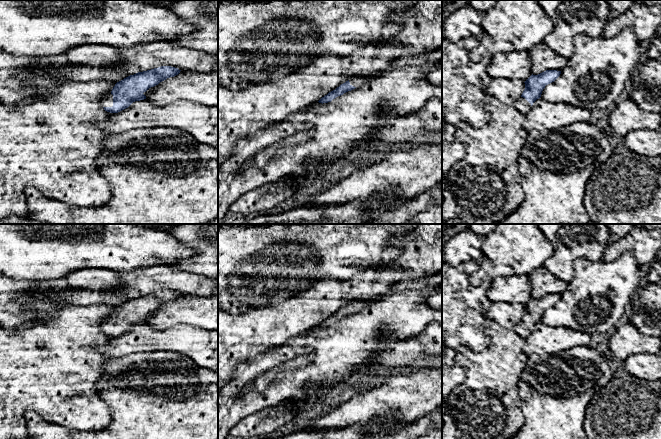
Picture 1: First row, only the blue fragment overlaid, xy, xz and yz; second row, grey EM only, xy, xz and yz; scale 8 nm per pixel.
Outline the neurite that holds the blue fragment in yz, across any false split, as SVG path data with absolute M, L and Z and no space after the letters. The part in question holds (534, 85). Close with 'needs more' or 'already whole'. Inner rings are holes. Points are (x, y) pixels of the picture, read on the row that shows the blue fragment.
M546 70L538 75L531 75L524 83L525 89L520 98L514 102L514 106L522 114L526 114L533 103L541 97L546 85L554 82L561 74L561 71Z; needs more

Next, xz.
M372 74L369 76L353 77L350 80L346 81L345 83L341 84L335 90L329 92L327 95L322 97L318 102L322 104L331 102L336 97L341 96L344 93L355 89L356 87L364 85L366 82L368 82L371 79L371 76Z; needs more

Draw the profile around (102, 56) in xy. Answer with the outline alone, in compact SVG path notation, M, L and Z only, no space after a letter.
M85 44L65 52L72 64L115 68L122 64L120 50L109 45Z

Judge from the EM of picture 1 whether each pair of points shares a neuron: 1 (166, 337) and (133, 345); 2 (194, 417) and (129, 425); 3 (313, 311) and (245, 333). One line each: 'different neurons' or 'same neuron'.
1: same neuron
2: same neuron
3: same neuron

